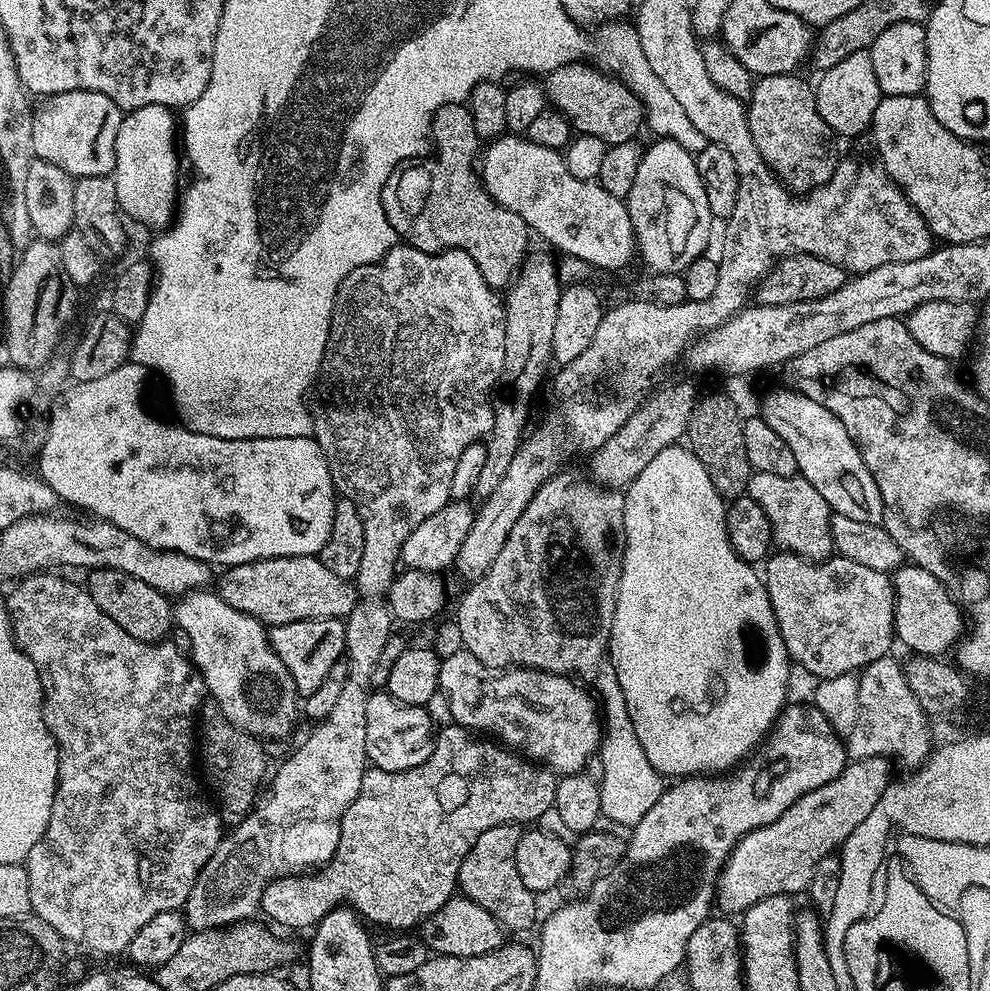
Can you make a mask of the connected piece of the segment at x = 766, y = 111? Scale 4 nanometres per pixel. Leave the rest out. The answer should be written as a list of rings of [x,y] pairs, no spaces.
[[[799,75],[761,76],[753,83],[752,97],[746,101],[748,129],[758,154],[776,173],[781,185],[793,188],[796,194],[813,192],[834,174],[838,155],[832,149],[834,133],[818,114],[813,85],[799,80]]]

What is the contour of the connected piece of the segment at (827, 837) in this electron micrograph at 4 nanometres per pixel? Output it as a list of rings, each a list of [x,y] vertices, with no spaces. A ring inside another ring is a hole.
[[[883,756],[874,758],[862,758],[845,763],[842,774],[834,778],[826,786],[818,786],[818,790],[807,792],[794,806],[786,810],[774,823],[767,824],[764,828],[746,835],[732,848],[728,855],[720,874],[716,878],[714,889],[714,904],[717,909],[721,908],[721,913],[732,914],[736,912],[743,914],[747,908],[759,904],[762,898],[771,896],[783,896],[785,894],[803,893],[807,889],[808,883],[814,878],[814,874],[821,867],[820,864],[828,855],[835,853],[843,845],[844,841],[858,830],[862,822],[866,822],[866,814],[878,806],[878,798],[887,790],[888,785],[893,783],[893,765]]]

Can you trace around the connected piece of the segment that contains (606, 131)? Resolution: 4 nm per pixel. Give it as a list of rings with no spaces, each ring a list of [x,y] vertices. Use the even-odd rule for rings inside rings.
[[[588,62],[568,64],[564,68],[549,72],[546,80],[548,80],[546,96],[551,107],[563,114],[572,123],[573,129],[579,135],[602,138],[602,142],[609,146],[637,139],[636,131],[642,128],[642,121],[644,120],[644,105],[621,80],[601,72],[599,68]]]

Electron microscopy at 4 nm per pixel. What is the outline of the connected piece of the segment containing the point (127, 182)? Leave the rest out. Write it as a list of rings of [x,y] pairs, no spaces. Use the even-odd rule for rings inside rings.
[[[142,106],[127,113],[118,126],[114,169],[116,200],[129,221],[137,220],[148,228],[167,225],[178,208],[176,179],[180,176],[182,160],[178,155],[178,124],[172,121],[172,116],[173,109],[166,106]]]

